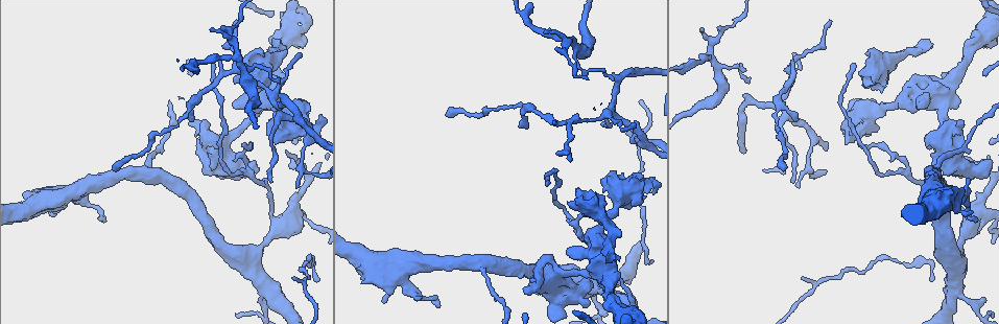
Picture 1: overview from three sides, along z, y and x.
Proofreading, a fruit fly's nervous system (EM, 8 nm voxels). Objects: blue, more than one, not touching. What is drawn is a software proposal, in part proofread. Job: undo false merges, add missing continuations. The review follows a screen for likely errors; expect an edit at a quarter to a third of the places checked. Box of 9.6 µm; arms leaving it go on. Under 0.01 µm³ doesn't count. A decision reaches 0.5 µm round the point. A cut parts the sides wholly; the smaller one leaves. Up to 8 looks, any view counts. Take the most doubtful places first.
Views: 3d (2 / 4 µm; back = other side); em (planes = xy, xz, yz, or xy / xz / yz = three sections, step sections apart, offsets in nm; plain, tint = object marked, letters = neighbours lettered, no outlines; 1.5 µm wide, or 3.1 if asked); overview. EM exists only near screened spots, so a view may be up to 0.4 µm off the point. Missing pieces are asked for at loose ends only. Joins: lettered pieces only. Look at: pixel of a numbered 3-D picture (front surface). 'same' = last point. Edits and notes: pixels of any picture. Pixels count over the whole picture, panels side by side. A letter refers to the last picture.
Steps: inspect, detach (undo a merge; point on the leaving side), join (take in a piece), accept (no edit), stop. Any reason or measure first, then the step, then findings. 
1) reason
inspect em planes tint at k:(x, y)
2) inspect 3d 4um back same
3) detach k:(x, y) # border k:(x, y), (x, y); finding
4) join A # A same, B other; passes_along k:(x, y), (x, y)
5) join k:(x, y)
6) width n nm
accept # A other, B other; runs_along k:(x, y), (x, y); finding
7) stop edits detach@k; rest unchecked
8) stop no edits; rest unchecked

abrupt turn
inspect em yz step 8 letters at 1:(710, 55)

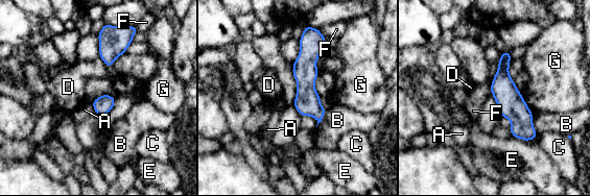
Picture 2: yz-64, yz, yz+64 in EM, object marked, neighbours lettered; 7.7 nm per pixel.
longest_contact F 280 nm
accept # A other, B other, C other, D other, E other, F other, G other; runs_along 2:(506, 54), (503, 90), (532, 137); one cell here

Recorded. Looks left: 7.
an open end
inspect 3d 2um back at 1:(280, 42)

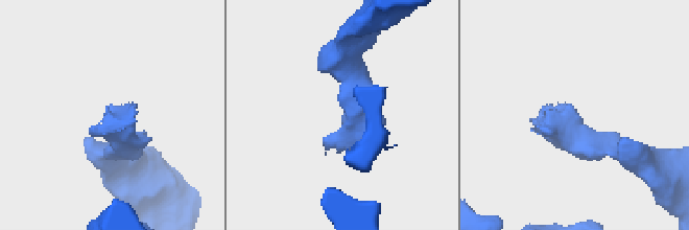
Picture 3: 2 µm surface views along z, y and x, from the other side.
shape alone is not enough
inspect em yz step 8 letters at 3:(542, 109)

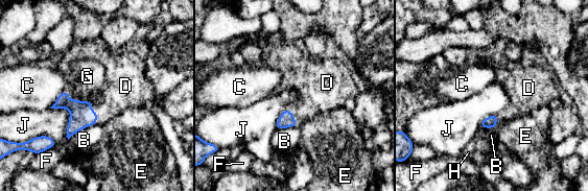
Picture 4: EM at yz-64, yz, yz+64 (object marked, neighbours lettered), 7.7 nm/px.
join D # B other, C other, D same, E other, F other, G other, H other, J other; the cell continues

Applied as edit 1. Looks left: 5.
inspect overview

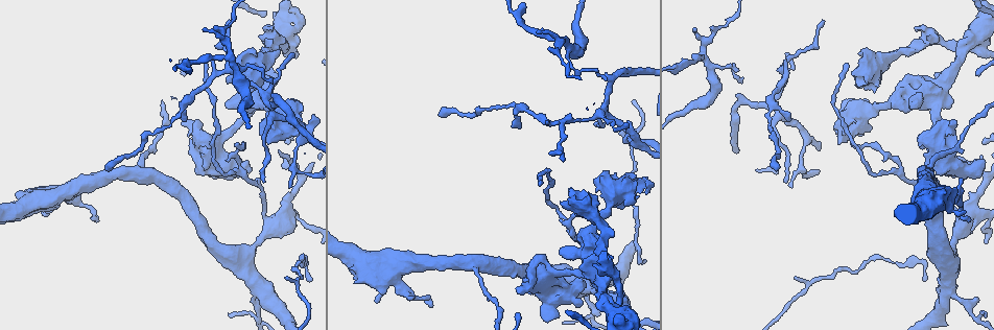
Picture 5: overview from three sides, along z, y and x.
three arms meet
inspect em planes tint at 5:(243, 172)

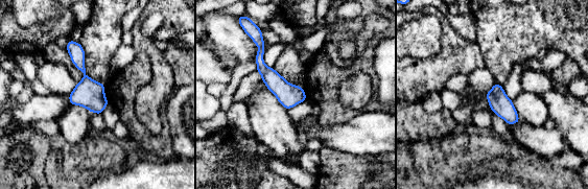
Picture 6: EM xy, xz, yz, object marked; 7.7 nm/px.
inspect em planes letters same

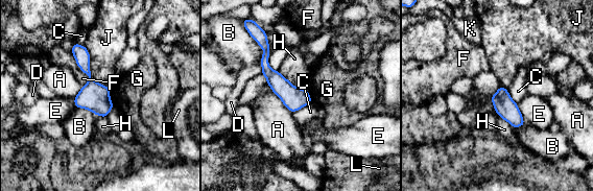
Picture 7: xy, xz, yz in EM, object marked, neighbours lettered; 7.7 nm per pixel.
accept # A other, B other, C other, D other, E other, F other, G other, H other, J other, K other, L other; border 7:(109, 88), (109, 96), (114, 105); continuous, no second cell

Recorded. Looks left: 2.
stop edits join@4; rest unchecked

